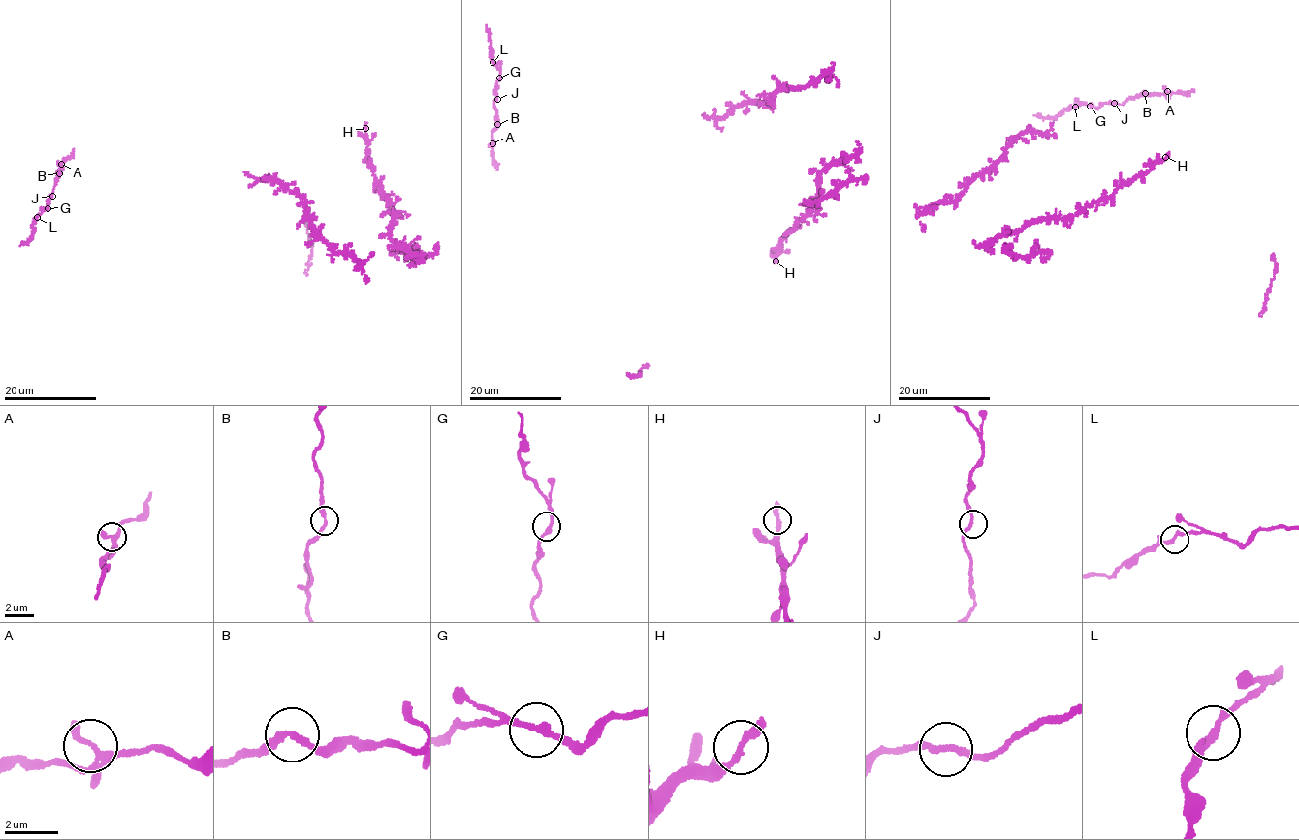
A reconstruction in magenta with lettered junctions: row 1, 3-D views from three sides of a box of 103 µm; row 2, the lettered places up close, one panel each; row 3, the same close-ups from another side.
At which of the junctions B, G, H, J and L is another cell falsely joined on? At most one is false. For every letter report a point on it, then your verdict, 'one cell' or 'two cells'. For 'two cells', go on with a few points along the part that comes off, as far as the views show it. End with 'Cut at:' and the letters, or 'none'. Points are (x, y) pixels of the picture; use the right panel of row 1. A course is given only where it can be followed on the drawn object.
B: place (1145, 93); one cell
G: place (1090, 106); one cell
H: place (1165, 157); one cell
J: place (1114, 103); one cell
L: place (1075, 107); one cell
Cut at: none

